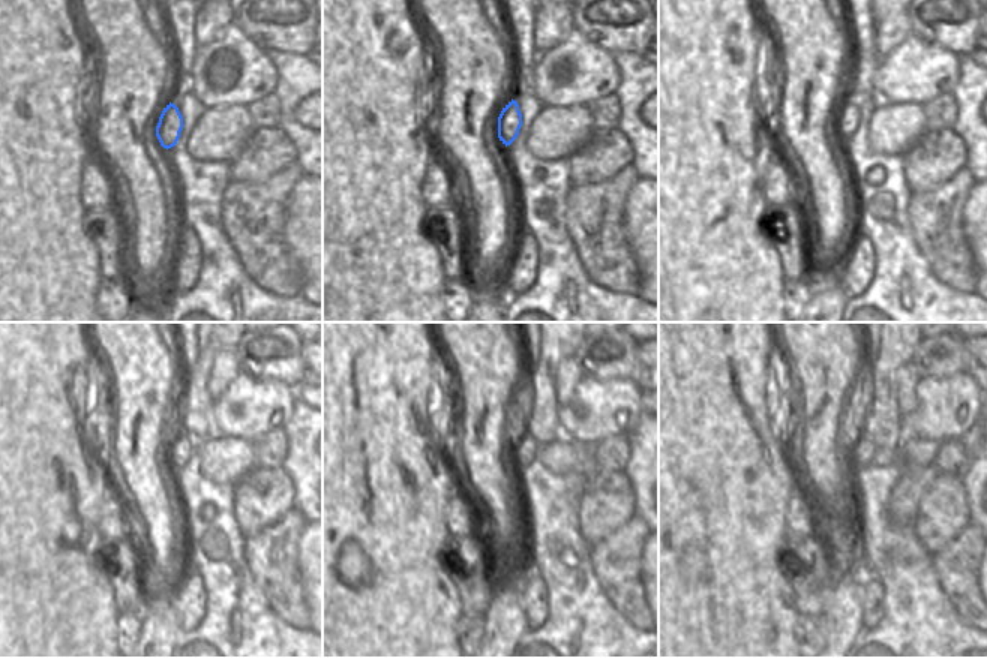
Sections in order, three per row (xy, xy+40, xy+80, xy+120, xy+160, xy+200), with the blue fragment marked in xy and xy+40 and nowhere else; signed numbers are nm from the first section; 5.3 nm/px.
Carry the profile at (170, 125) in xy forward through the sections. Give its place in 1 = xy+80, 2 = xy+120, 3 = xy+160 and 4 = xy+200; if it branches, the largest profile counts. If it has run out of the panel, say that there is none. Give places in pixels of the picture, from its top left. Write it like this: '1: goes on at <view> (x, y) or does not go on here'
1: goes on at xy+80 (849, 116)
2: goes on at xy+120 (179, 450)
3: goes on at xy+160 (525, 450)
4: goes on at xy+200 (861, 451)

